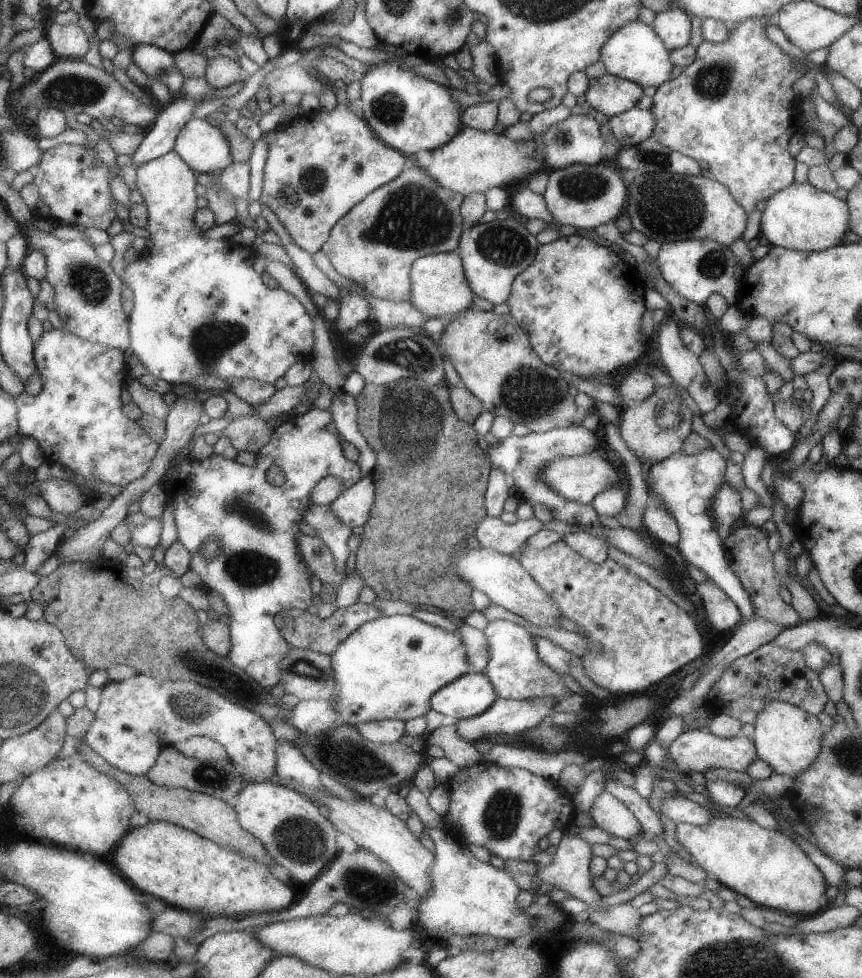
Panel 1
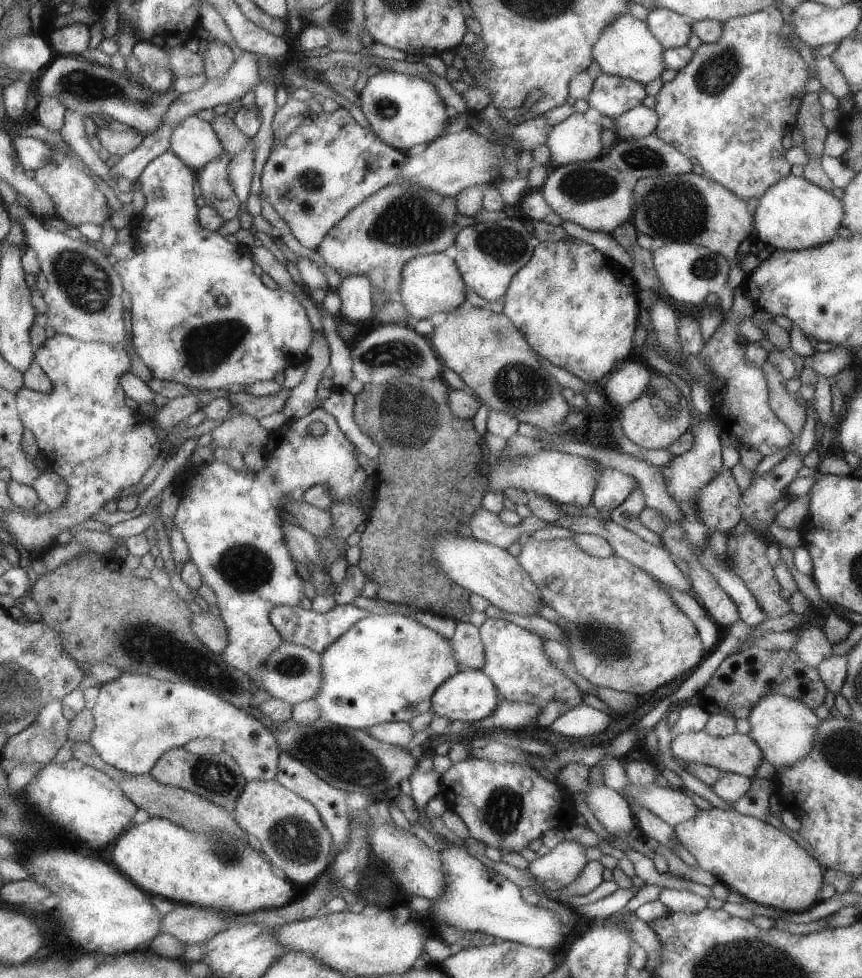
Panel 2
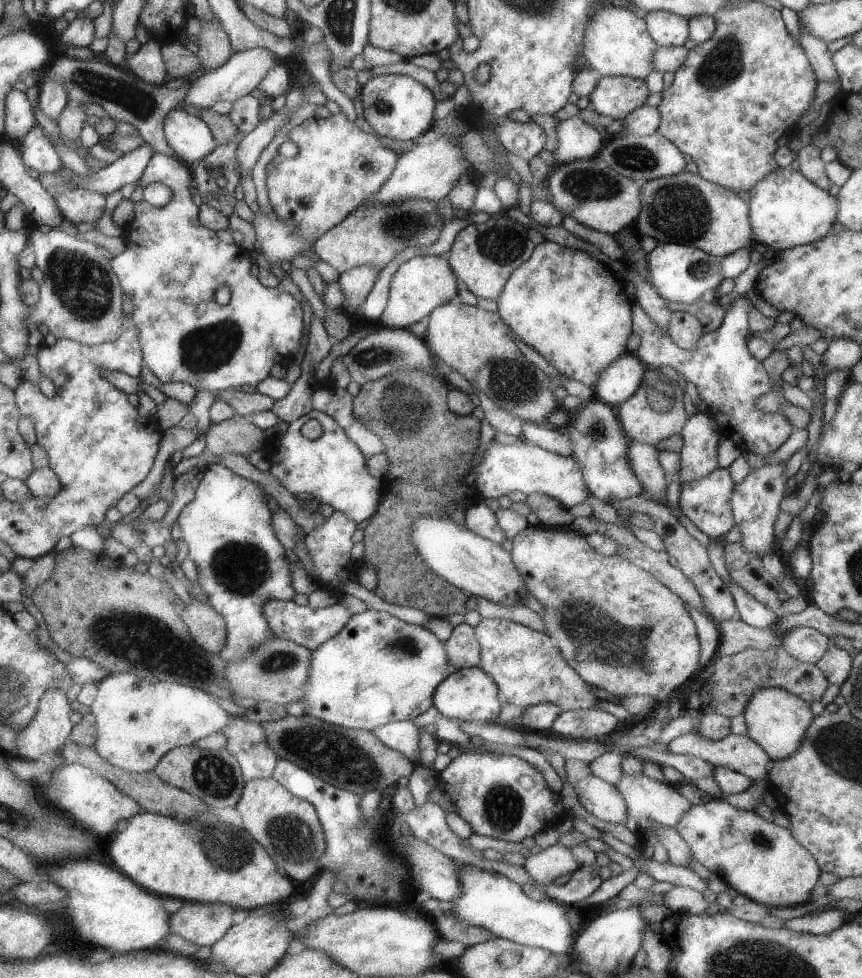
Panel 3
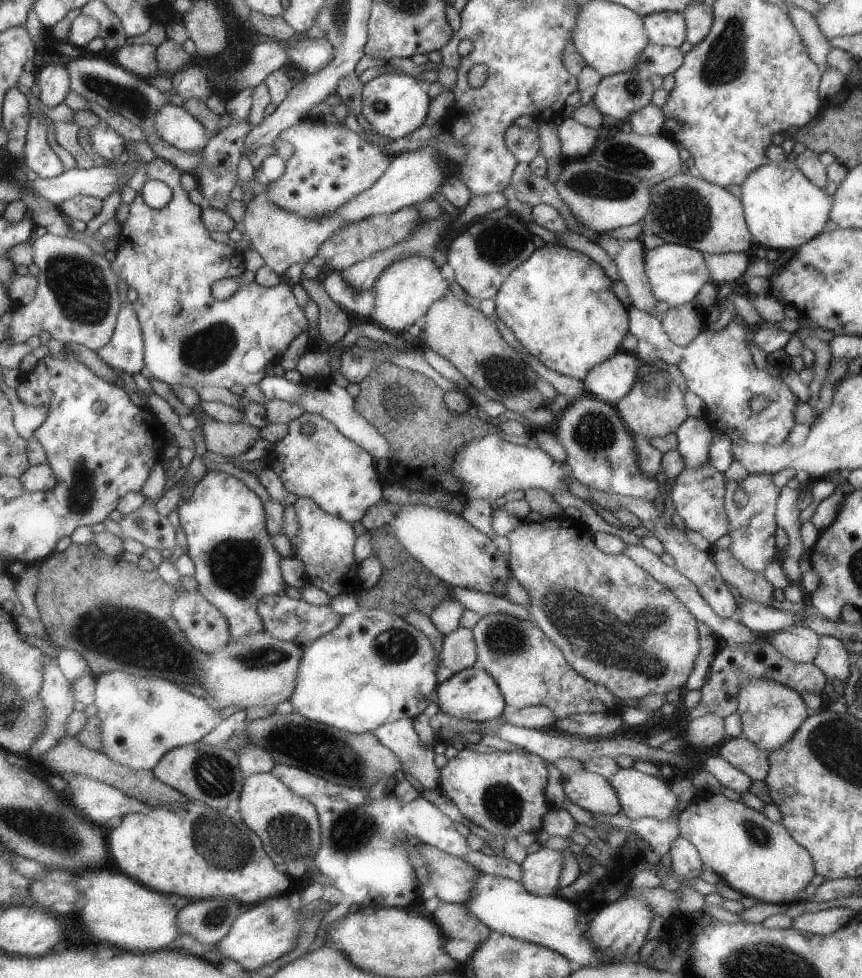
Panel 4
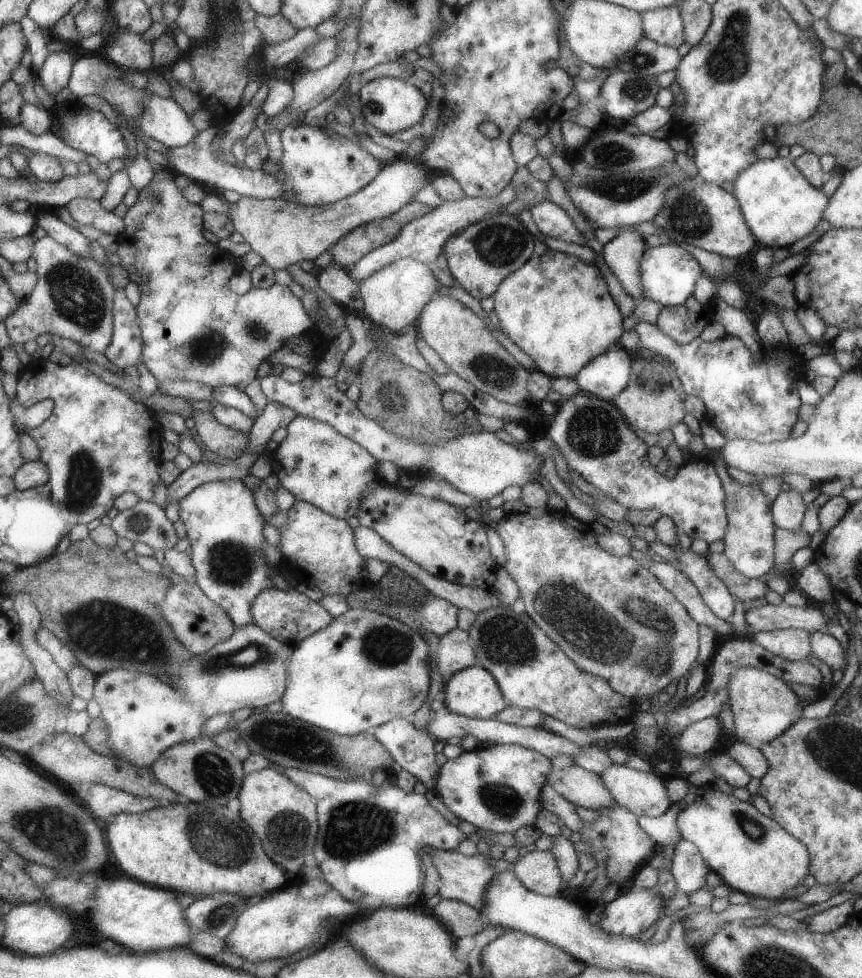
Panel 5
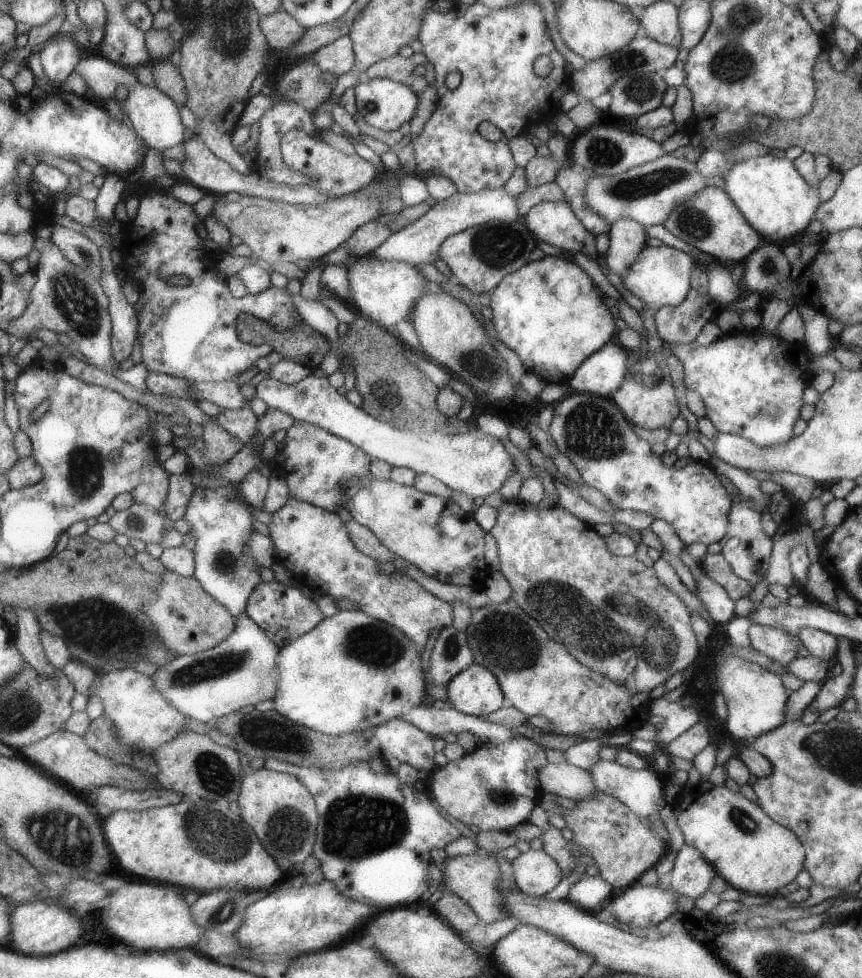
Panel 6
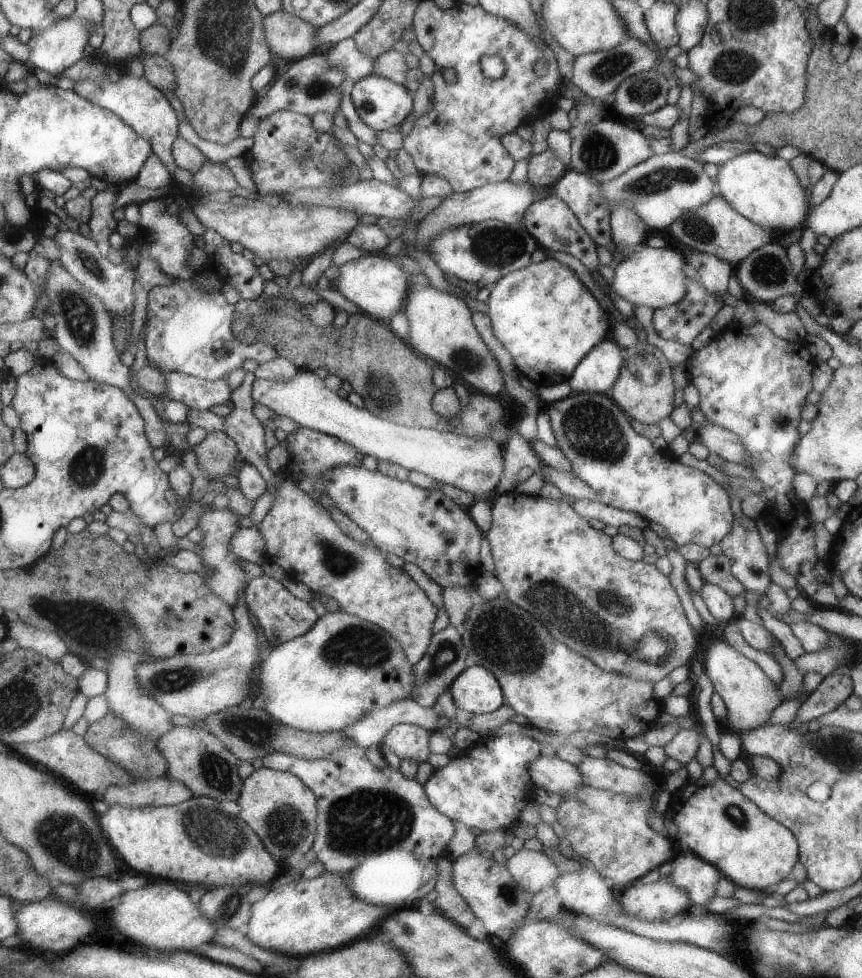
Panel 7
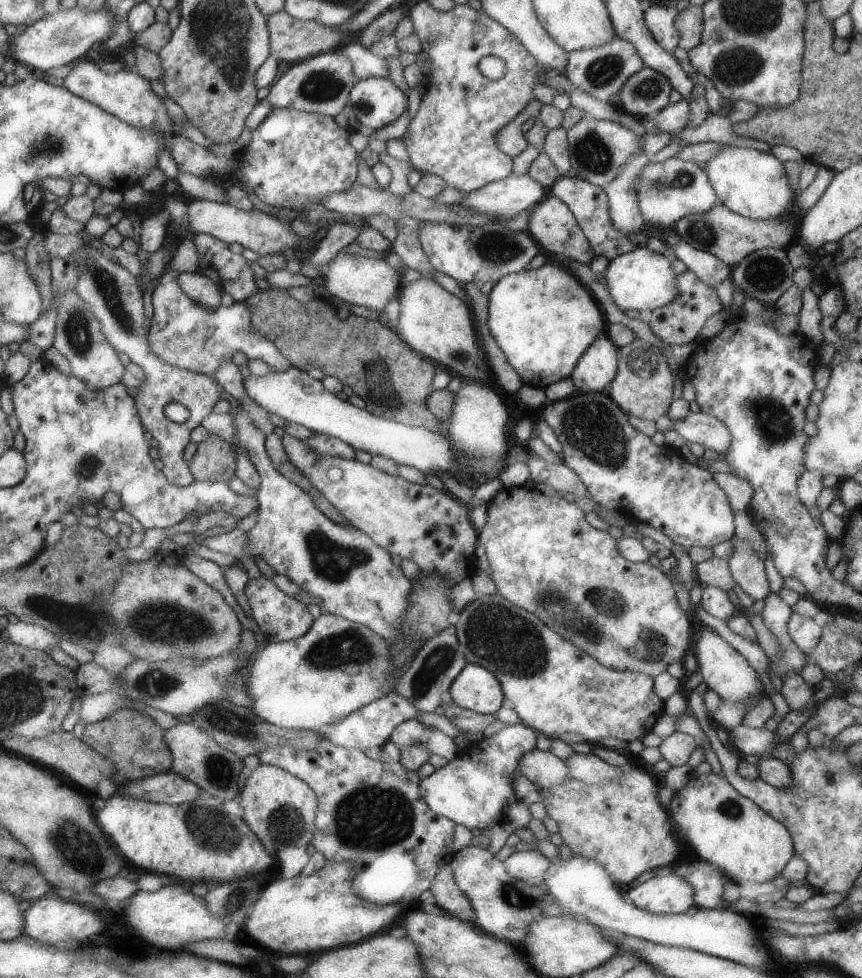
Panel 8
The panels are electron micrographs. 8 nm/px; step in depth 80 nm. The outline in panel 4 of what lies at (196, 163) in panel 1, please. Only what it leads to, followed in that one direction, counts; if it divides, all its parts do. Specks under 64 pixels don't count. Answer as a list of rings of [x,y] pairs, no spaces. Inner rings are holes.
[[[165,104],[153,114],[153,130],[167,145],[184,152],[202,150],[209,138],[207,130],[191,114],[188,114],[183,107],[173,104]]]

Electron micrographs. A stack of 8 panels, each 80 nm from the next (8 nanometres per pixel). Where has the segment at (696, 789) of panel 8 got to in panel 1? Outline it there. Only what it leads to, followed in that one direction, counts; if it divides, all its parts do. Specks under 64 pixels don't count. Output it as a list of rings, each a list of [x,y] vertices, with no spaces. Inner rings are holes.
[[[727,816],[727,818],[713,817],[707,825],[700,827],[677,823],[674,833],[677,842],[690,854],[697,866],[701,866],[706,874],[714,876],[723,886],[746,896],[757,907],[780,910],[802,918],[816,915],[830,905],[829,899],[825,897],[827,884],[821,871],[795,841],[779,831],[765,830],[749,819]]]

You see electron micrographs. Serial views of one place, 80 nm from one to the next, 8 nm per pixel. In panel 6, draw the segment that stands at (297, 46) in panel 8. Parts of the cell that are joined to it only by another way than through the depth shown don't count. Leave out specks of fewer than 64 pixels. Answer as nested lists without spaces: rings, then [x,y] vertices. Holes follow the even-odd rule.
[[[282,10],[271,15],[259,15],[259,30],[270,49],[279,52],[293,46],[305,32],[295,18]]]

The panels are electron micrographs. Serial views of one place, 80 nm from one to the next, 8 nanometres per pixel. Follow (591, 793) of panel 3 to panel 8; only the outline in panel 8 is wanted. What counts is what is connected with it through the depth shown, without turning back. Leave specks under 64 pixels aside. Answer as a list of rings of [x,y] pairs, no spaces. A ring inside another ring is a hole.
[[[535,748],[519,759],[518,772],[539,789],[560,785],[570,778],[566,762],[553,756],[551,751]]]

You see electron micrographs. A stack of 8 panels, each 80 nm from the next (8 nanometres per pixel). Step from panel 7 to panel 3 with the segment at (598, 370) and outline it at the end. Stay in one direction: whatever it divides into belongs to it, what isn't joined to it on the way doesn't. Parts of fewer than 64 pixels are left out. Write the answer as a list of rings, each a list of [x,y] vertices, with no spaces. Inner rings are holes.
[[[627,351],[619,354],[616,360],[599,372],[592,387],[594,397],[600,402],[616,408],[631,394],[635,394],[647,368],[632,355]]]

